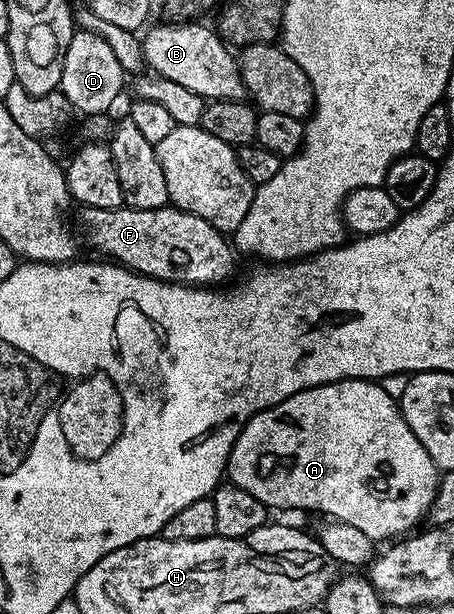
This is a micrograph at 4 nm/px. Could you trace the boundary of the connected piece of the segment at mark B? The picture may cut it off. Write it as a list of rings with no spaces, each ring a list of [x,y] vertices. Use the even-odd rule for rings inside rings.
[[[202,22],[165,23],[158,24],[155,28],[147,27],[146,36],[144,32],[141,37],[145,65],[157,77],[181,84],[207,101],[247,99],[239,61],[235,53],[234,56],[230,53],[233,51],[213,27],[205,28]]]

